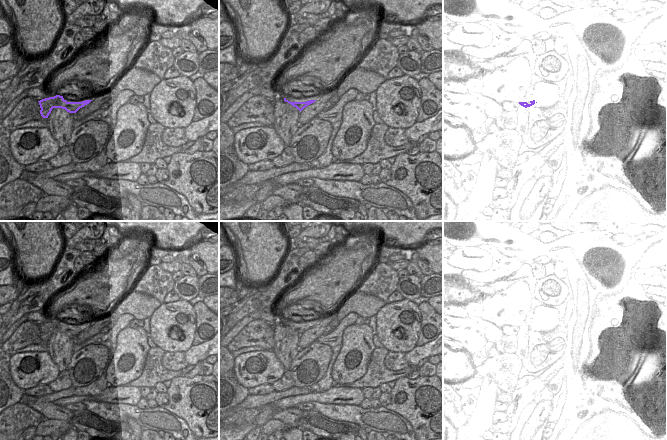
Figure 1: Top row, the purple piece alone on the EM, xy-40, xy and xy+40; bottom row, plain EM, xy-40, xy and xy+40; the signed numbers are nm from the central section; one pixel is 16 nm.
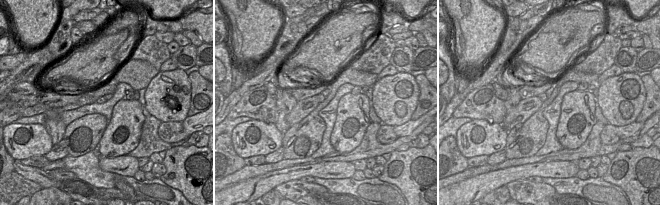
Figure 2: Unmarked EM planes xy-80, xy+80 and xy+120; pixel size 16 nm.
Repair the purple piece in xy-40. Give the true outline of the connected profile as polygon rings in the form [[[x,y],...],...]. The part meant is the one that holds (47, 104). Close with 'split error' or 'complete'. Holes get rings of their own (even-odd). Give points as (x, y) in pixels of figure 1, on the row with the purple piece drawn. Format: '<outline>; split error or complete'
[[[56,95],[54,97],[49,97],[42,99],[39,102],[40,114],[43,118],[48,118],[53,108],[62,108],[69,113],[76,113],[80,108],[89,104],[92,100],[85,100],[82,102],[67,102],[63,96]]]; complete

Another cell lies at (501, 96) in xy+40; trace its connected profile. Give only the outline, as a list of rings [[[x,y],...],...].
[[[501,87],[493,88],[488,94],[492,94],[499,105],[501,103],[507,103],[508,100],[511,99],[511,94],[504,91]]]

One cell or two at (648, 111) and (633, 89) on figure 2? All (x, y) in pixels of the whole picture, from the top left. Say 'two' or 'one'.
two

